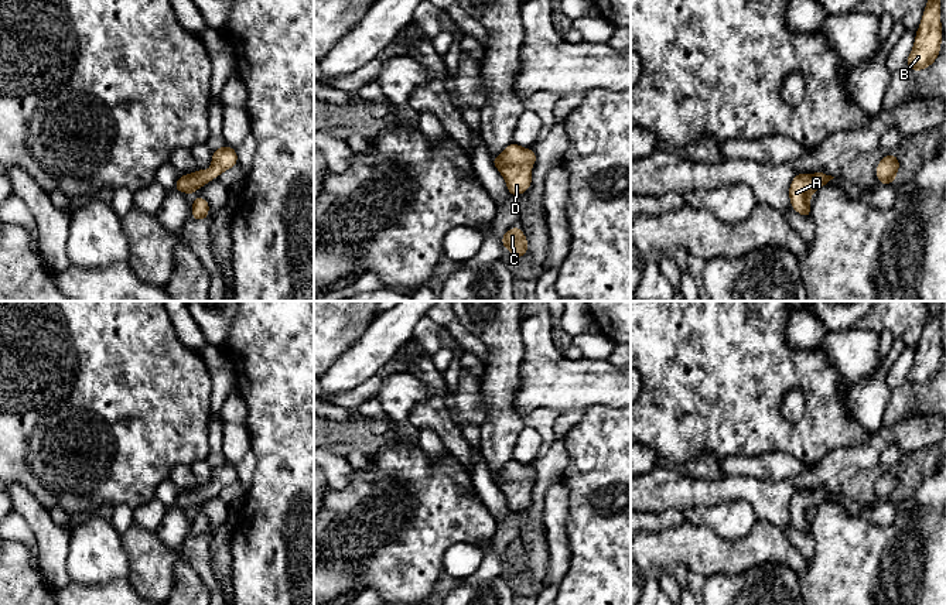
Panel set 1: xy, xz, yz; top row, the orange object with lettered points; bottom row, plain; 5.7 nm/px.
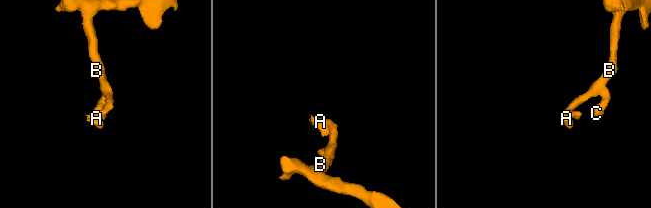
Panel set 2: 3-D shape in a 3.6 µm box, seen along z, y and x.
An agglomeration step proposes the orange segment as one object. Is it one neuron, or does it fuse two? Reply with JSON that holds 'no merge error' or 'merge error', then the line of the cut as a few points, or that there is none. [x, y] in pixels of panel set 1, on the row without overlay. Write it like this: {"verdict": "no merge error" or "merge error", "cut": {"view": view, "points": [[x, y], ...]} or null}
{"verdict": "no merge error", "cut": null}

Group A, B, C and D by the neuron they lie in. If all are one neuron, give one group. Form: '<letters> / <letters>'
A B C D

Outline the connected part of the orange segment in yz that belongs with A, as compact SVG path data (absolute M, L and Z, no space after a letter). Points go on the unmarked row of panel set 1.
M824 489L798 491L789 503L789 515L792 524L810 536L810 512L823 502L827 502L834 493Z

